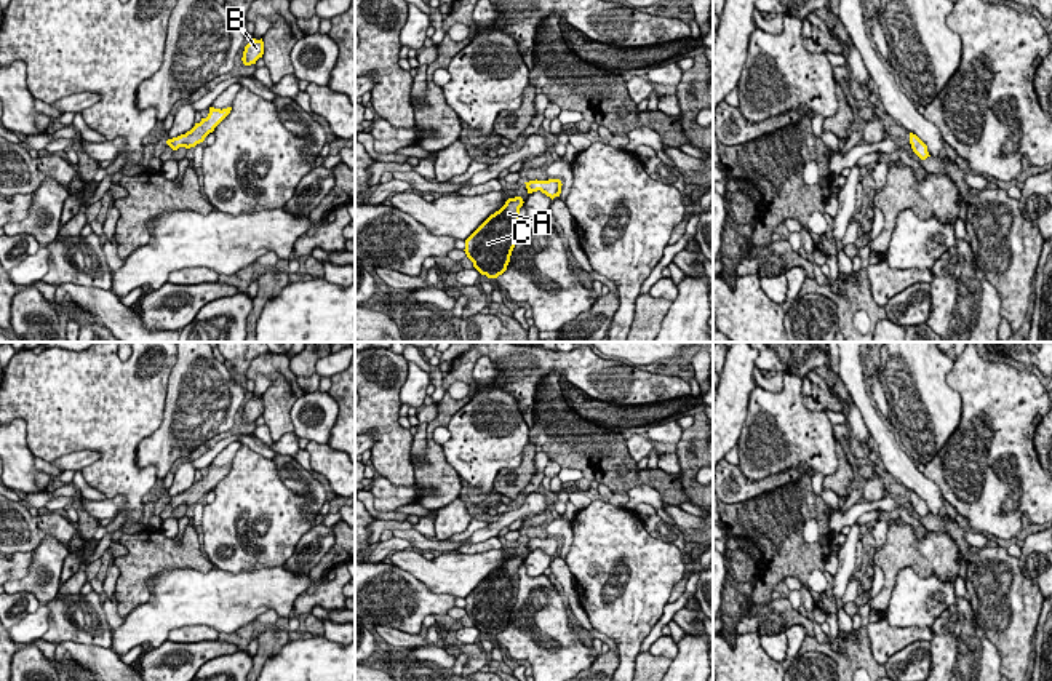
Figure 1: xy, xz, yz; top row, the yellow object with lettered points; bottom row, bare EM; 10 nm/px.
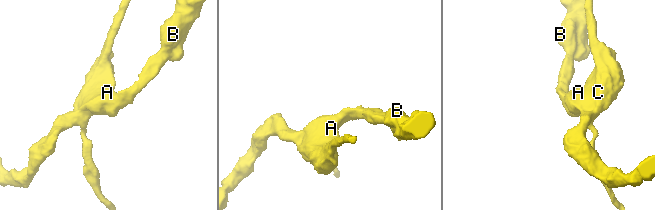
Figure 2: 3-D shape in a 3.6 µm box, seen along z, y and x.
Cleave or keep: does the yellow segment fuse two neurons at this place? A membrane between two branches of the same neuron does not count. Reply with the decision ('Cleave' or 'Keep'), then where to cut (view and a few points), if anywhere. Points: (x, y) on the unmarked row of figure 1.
Keep. No split

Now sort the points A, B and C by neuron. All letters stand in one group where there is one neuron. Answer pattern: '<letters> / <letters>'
A B C

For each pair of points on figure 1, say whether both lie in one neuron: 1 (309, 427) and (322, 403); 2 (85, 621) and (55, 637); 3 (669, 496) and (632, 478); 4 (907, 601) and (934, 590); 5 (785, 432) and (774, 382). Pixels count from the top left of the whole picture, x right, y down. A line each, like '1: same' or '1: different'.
1: same
2: same
3: same
4: same
5: different

